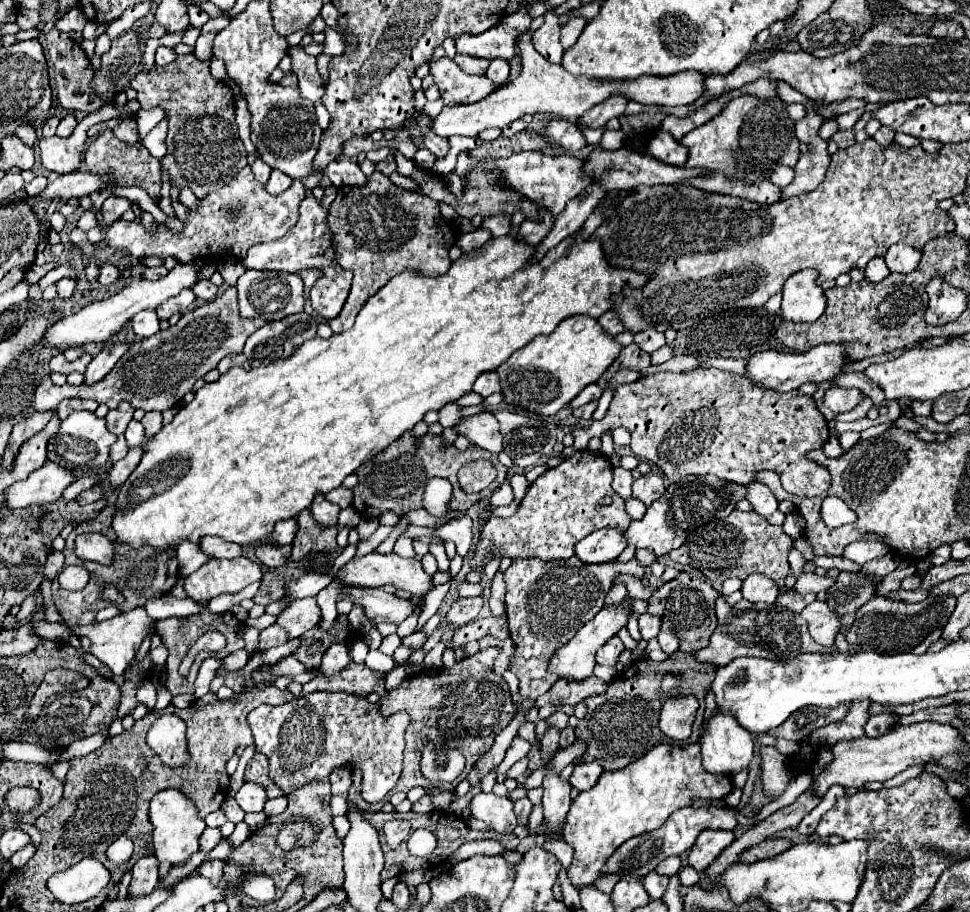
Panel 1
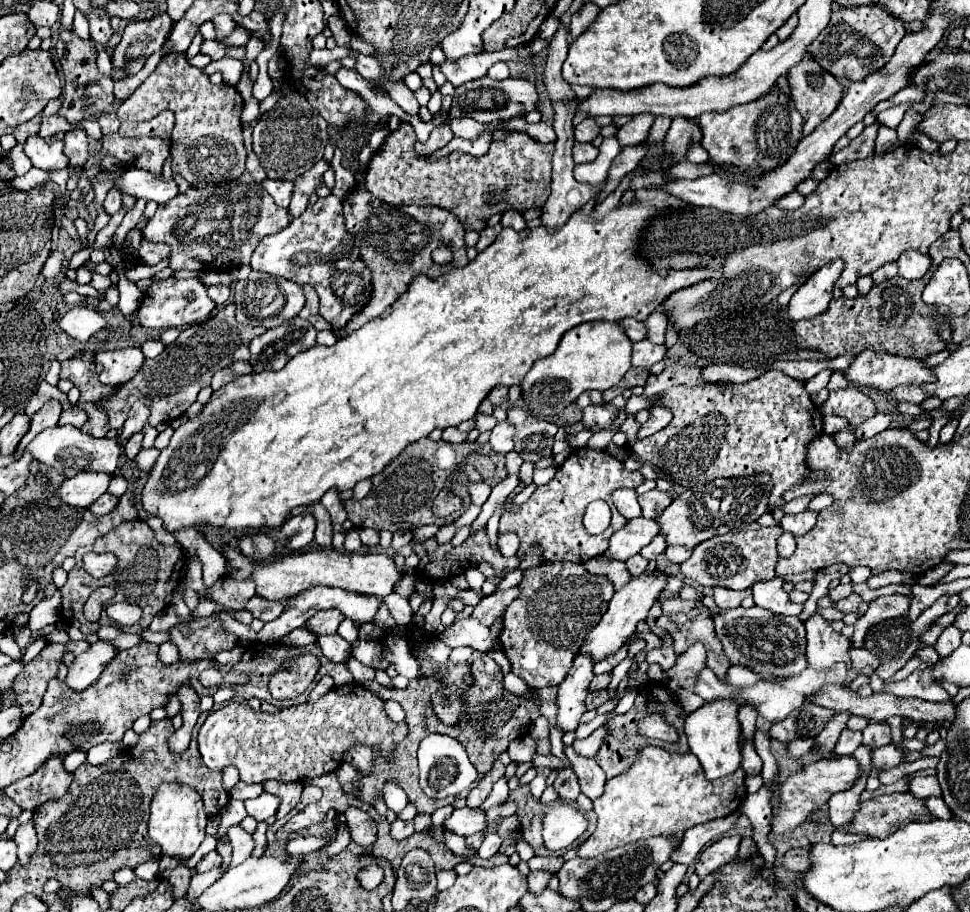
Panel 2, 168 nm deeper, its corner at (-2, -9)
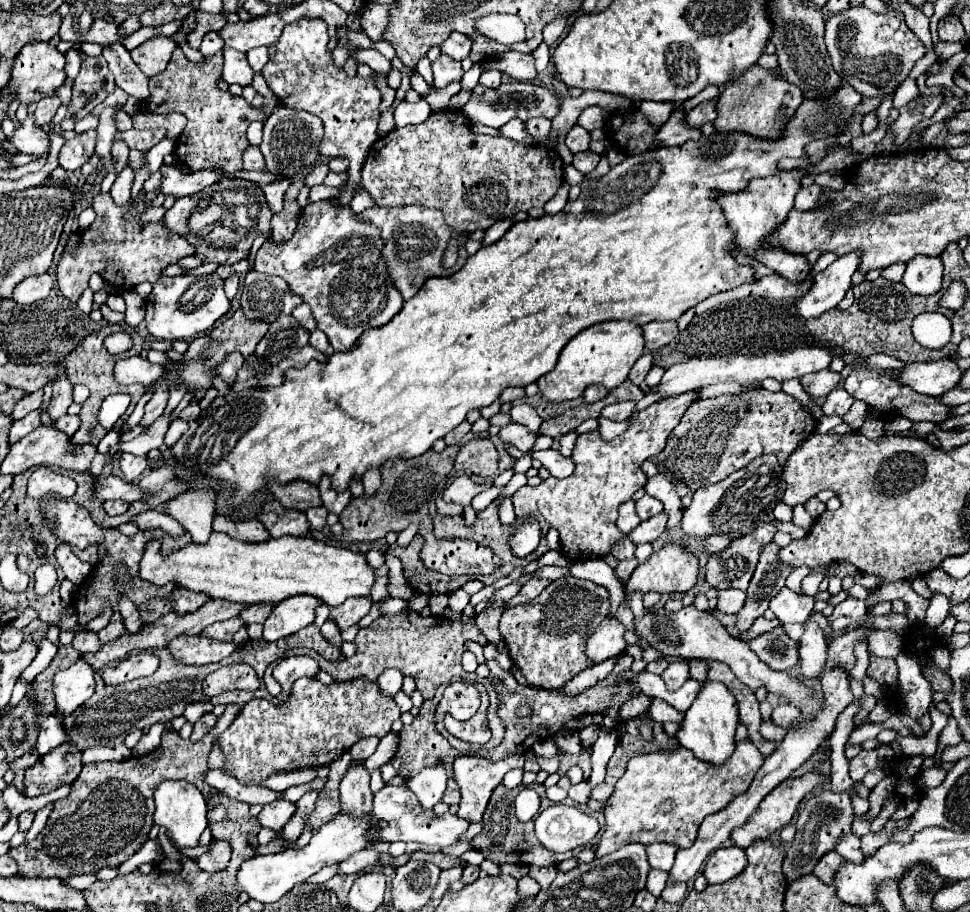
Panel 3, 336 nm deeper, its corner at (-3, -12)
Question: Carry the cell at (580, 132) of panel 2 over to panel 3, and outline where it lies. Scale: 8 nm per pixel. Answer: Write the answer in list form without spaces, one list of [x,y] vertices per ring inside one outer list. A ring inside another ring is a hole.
[[[574,126],[574,128],[568,132],[568,136],[566,136],[564,144],[568,146],[568,150],[570,150],[572,154],[584,152],[584,150],[588,150],[588,144],[590,144],[590,134],[588,134],[588,130]]]

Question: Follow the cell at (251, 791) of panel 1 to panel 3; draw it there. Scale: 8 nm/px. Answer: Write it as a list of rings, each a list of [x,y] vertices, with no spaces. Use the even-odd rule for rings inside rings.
[[[274,800],[264,806],[264,810],[258,814],[258,820],[264,828],[272,830],[282,830],[284,824],[294,816],[296,804],[288,800]]]

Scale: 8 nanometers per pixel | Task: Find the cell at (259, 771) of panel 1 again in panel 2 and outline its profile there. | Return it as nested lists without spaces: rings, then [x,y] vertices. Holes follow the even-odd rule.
[[[263,781],[263,789],[267,793],[277,795],[281,799],[281,805],[279,805],[277,815],[275,815],[277,819],[281,819],[281,817],[285,817],[297,805],[303,785],[301,783],[289,783],[289,785],[285,785],[285,783],[279,783],[279,781]]]

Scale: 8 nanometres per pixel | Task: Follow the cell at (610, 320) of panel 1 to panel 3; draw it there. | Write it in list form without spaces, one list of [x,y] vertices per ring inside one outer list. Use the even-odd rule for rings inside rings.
[[[650,322],[644,326],[644,338],[648,350],[658,350],[666,346],[678,334],[676,322]]]

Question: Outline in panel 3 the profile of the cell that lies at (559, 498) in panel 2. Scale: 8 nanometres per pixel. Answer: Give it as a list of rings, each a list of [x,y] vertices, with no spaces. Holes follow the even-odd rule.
[[[694,390],[676,398],[656,402],[642,412],[634,412],[628,430],[616,436],[614,440],[602,440],[598,430],[580,434],[572,452],[572,460],[576,464],[574,474],[564,480],[550,476],[534,488],[522,486],[512,496],[516,516],[542,516],[552,528],[560,532],[562,552],[572,562],[602,558],[610,552],[616,540],[624,538],[624,534],[620,534],[616,526],[618,506],[624,500],[630,500],[630,496],[646,484],[648,478],[640,468],[642,462],[658,456],[664,450],[670,432],[676,428],[676,424],[696,398],[698,392]]]

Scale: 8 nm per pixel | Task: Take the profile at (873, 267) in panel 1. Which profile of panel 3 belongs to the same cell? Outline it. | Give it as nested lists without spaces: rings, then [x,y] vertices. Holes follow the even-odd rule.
[[[896,262],[896,264],[892,264],[892,266],[882,270],[882,278],[890,280],[890,282],[900,282],[902,274],[904,274],[904,268],[906,268],[904,262]]]

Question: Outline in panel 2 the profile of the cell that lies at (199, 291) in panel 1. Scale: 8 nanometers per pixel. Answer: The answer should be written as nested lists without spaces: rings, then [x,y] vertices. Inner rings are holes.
[[[211,285],[211,287],[207,287],[207,295],[211,297],[211,301],[215,301],[217,307],[221,307],[221,305],[225,305],[229,301],[229,287]]]

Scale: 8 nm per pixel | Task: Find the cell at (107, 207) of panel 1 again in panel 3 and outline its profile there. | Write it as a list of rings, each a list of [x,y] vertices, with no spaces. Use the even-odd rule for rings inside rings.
[[[124,168],[118,174],[118,178],[116,178],[116,182],[114,182],[112,190],[110,190],[110,194],[112,194],[112,198],[114,198],[114,202],[118,206],[126,206],[128,204],[132,182],[134,182],[134,170],[132,168]]]

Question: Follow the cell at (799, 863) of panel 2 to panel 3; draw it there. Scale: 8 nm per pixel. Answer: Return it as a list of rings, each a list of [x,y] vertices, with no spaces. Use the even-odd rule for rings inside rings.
[[[828,852],[816,864],[814,876],[818,876],[824,884],[832,884],[834,876],[836,876],[836,868],[840,868],[840,864],[844,864],[844,858],[838,852]]]

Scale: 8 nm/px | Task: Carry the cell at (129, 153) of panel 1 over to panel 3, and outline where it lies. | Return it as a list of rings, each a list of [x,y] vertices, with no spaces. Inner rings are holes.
[[[128,130],[128,132],[118,132],[118,138],[122,138],[128,148],[136,148],[136,150],[150,150],[152,146],[156,146],[160,140],[166,138],[164,130]]]

